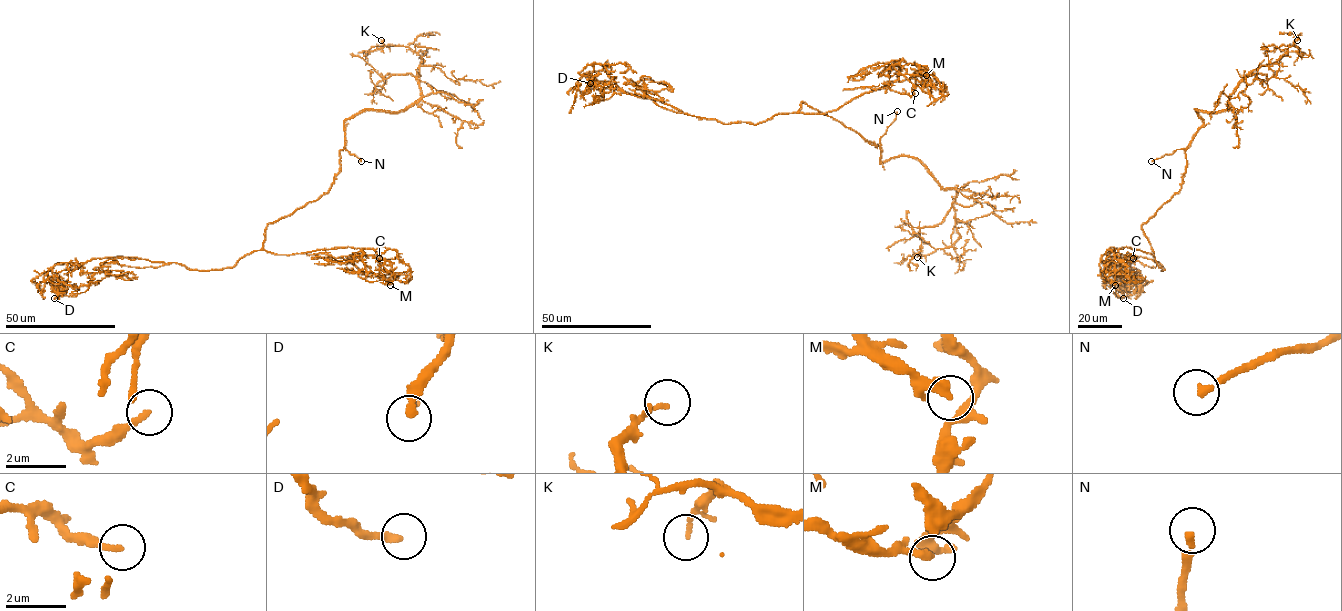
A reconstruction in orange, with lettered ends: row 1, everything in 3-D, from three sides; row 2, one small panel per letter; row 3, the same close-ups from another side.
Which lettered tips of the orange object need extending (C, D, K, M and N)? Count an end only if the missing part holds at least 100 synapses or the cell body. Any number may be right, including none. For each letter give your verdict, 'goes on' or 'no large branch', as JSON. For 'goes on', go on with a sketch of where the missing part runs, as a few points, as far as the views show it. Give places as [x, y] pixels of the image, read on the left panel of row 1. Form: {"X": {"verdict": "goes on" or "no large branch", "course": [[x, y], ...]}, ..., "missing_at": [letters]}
{"C": {"verdict": "no large branch"}, "D": {"verdict": "no large branch"}, "K": {"verdict": "no large branch"}, "M": {"verdict": "no large branch"}, "N": {"verdict": "goes on"}, "missing_at": ["N"]}

